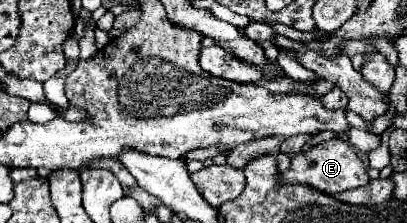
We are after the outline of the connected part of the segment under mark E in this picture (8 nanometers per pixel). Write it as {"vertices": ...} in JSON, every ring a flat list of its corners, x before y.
{"vertices":[[333,137,329,141,323,141,319,145,315,145,307,155,299,153,291,157,291,169,287,173,279,175,281,183,299,183,299,185,311,185,323,193,339,193,339,191,347,191,347,189,357,189,361,185,369,183,369,175,367,169,363,165,363,161,355,155,353,147,339,139]]}

